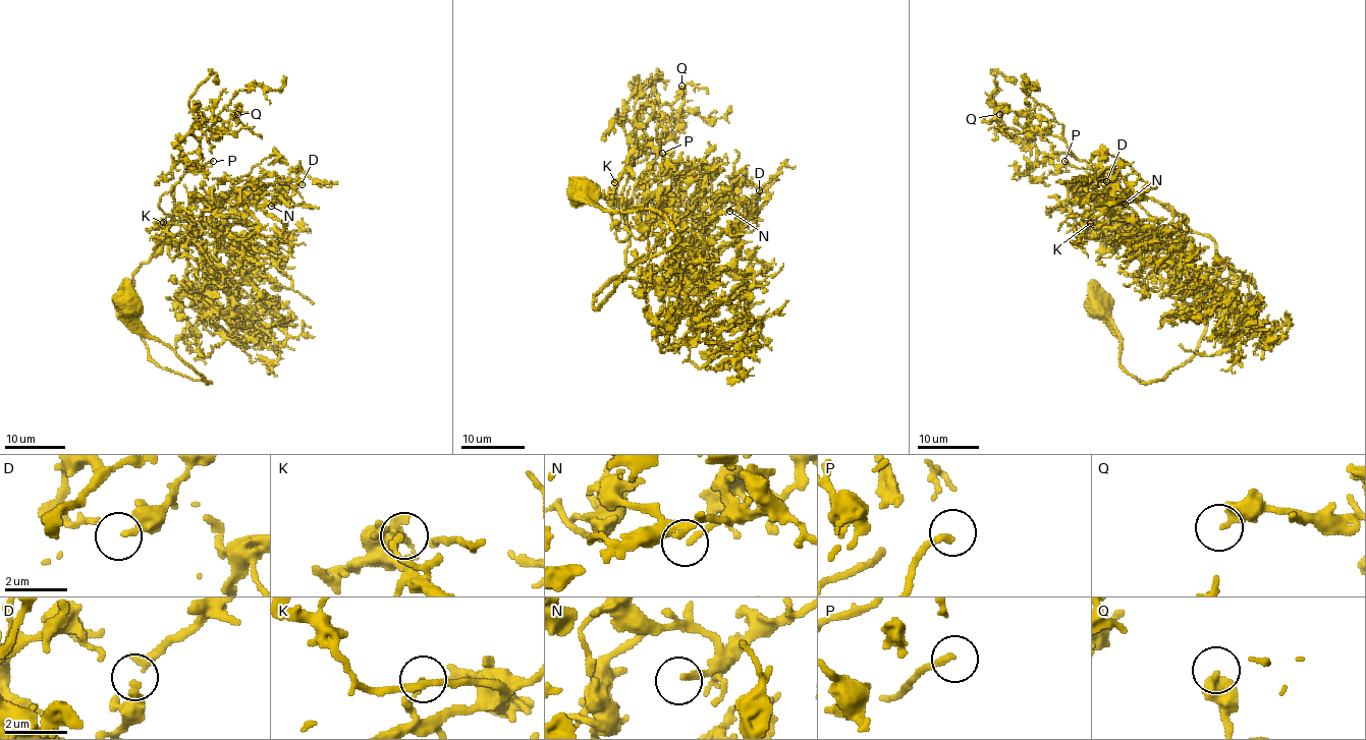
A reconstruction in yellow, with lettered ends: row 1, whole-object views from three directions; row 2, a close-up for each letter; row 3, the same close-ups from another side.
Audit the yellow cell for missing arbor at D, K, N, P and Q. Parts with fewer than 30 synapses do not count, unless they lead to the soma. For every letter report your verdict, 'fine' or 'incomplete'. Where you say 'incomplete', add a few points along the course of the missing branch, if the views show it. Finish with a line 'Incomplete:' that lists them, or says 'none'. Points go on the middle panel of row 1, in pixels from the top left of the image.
D: fine
K: fine
N: incomplete; course (729, 211), (753, 198)
P: incomplete; course (662, 153), (668, 152), (669, 143), (678, 132), (706, 120)
Q: fine
Incomplete: N, P

